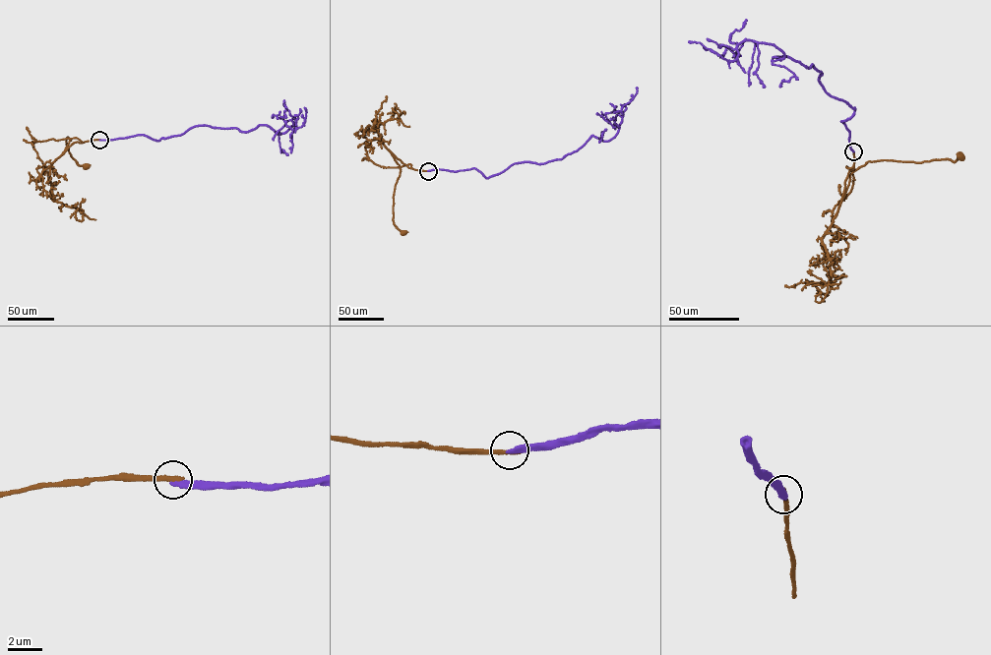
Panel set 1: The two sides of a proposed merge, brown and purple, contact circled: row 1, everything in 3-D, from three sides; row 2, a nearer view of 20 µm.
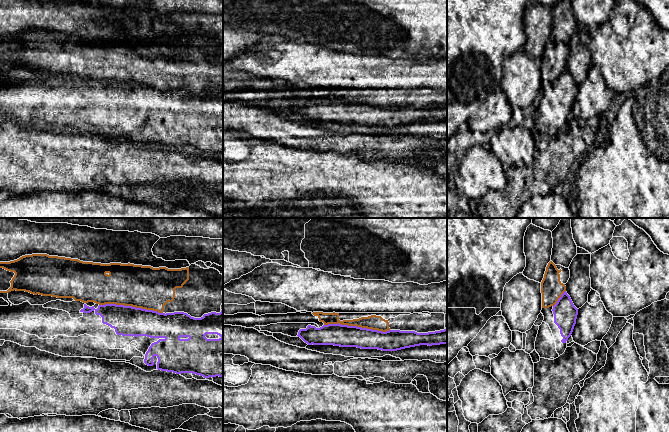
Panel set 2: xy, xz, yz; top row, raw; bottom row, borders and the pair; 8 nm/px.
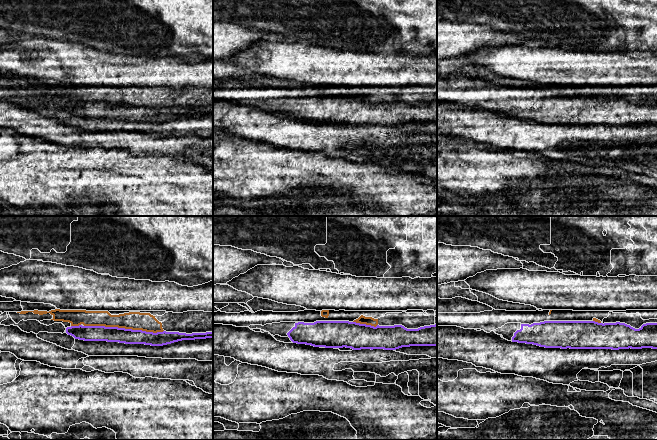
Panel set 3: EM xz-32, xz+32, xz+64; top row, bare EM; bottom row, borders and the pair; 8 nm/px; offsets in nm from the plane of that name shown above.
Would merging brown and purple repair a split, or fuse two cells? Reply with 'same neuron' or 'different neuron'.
different neuron

